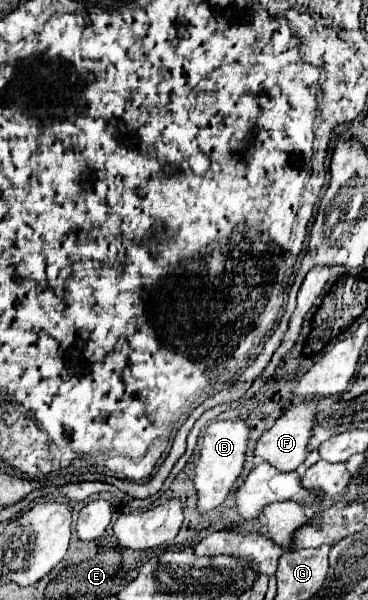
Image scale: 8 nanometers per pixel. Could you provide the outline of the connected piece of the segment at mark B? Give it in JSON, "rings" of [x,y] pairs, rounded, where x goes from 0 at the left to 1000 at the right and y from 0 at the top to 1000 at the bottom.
{"rings":[[[620,698],[620,702],[582,702],[560,722],[554,722],[554,738],[543,752],[543,768],[533,775],[533,795],[527,808],[538,818],[538,852],[571,852],[592,845],[625,815],[636,812],[641,798],[652,795],[663,772],[668,772],[668,748],[674,748],[674,728],[679,715],[668,702],[658,698]]]}

